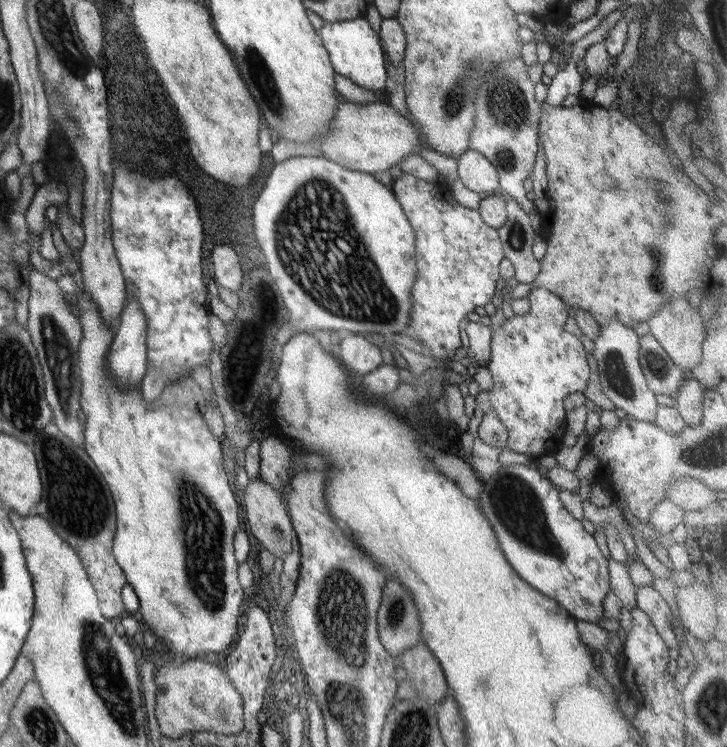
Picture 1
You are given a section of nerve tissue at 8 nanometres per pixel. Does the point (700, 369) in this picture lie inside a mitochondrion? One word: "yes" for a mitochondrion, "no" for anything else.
no

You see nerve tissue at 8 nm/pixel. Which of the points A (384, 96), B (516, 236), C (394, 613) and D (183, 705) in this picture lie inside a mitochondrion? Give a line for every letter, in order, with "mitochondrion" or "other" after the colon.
A: other
B: mitochondrion
C: mitochondrion
D: other

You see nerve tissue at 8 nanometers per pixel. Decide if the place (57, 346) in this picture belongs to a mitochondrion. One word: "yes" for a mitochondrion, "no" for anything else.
yes

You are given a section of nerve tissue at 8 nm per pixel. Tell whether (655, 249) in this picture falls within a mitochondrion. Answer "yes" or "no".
yes

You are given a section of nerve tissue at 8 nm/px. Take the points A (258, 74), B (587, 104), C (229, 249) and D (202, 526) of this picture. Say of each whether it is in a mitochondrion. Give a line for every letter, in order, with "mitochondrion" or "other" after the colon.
A: mitochondrion
B: other
C: other
D: mitochondrion

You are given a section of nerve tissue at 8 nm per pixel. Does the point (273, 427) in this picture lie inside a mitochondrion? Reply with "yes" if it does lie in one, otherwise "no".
no

